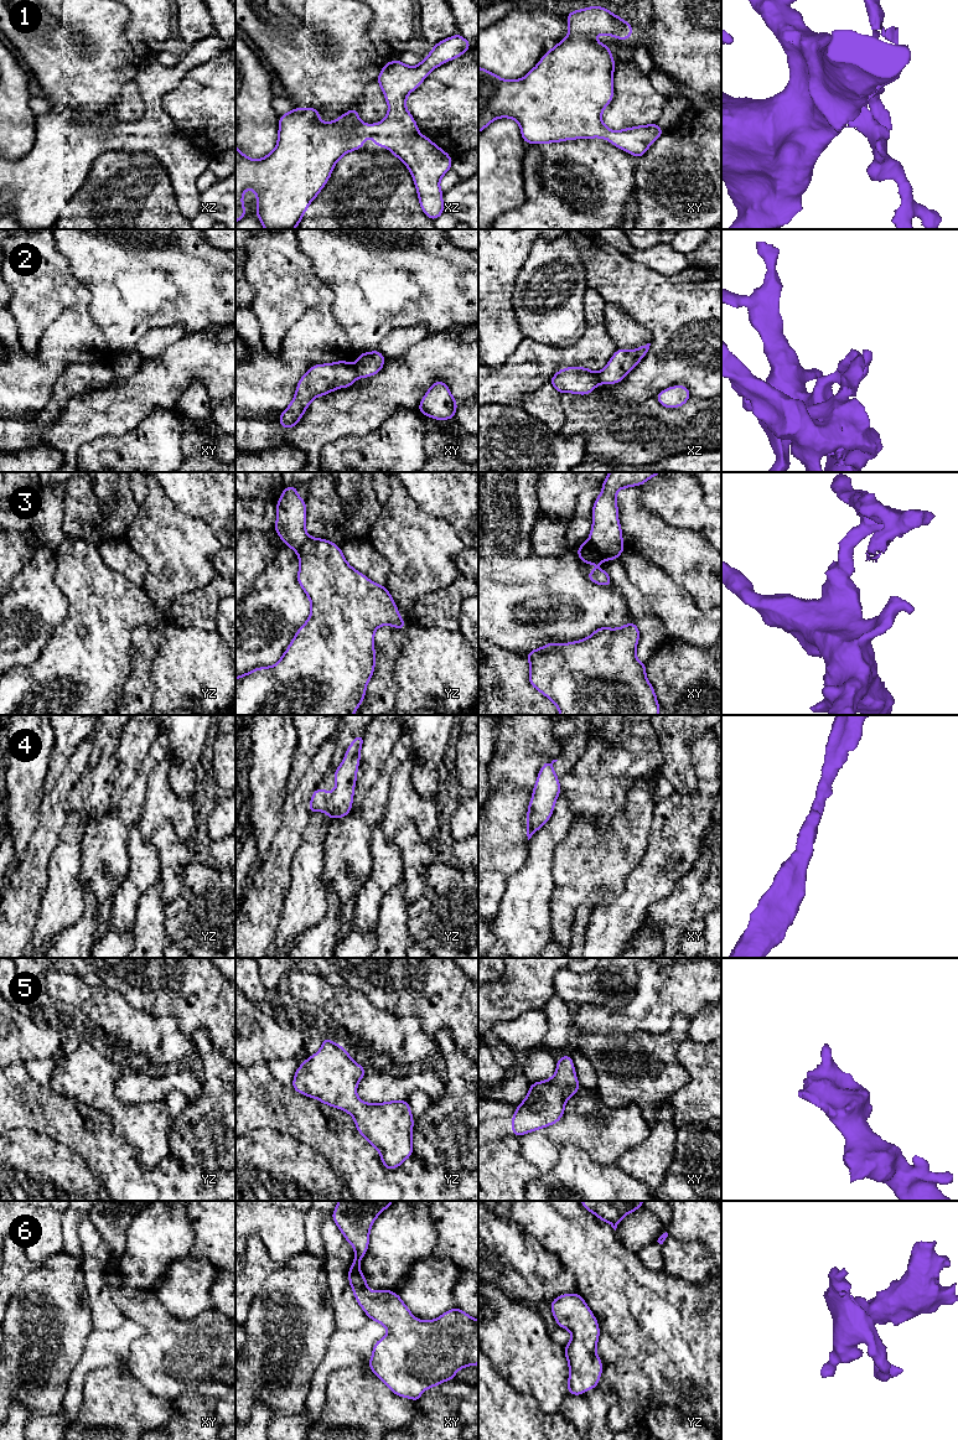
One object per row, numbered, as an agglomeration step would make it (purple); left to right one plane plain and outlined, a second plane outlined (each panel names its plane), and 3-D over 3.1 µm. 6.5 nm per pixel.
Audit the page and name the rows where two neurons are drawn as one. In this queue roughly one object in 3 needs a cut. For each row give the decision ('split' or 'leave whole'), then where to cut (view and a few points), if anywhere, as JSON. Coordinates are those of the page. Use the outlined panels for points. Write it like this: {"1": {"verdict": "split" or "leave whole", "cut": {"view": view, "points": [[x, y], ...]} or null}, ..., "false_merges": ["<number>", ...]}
{"1": {"verdict": "leave whole", "cut": null}, "2": {"verdict": "split", "cut": {"view": "xy", "points": [[352, 366], [358, 376]]}}, "3": {"verdict": "split", "cut": {"view": "xy", "points": [[589, 539], [605, 558]]}}, "4": {"verdict": "leave whole", "cut": null}, "5": {"verdict": "leave whole", "cut": null}, "6": {"verdict": "leave whole", "cut": null}, "false_merges": ["2", "3"]}

